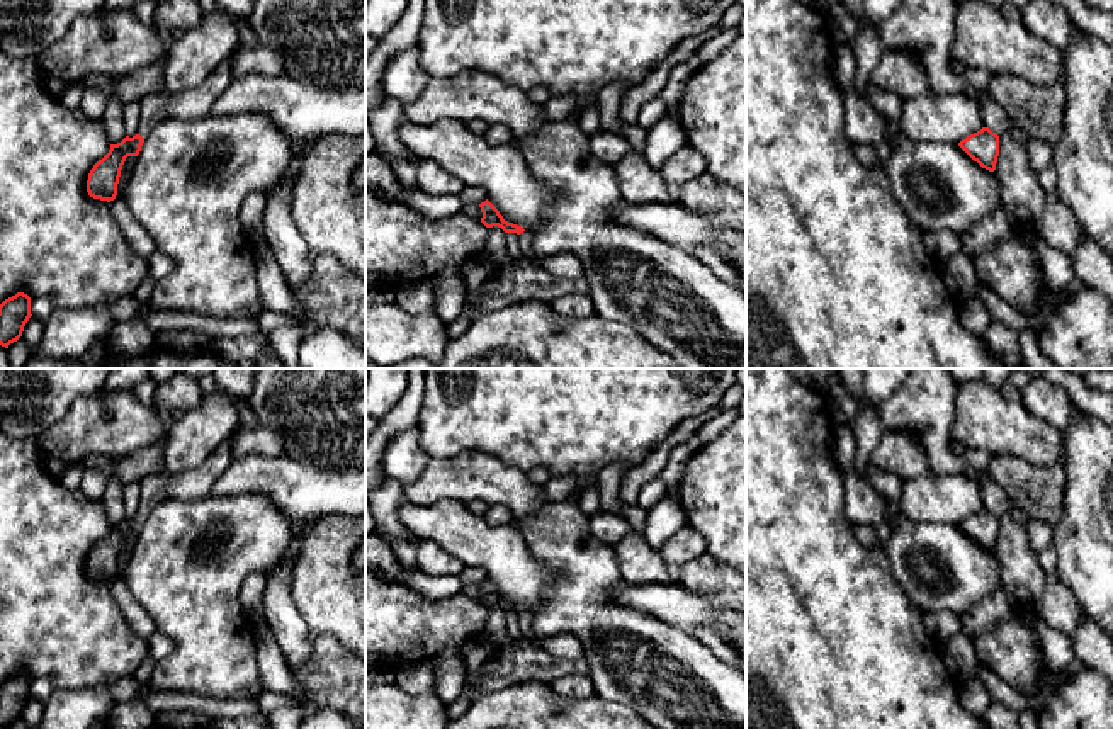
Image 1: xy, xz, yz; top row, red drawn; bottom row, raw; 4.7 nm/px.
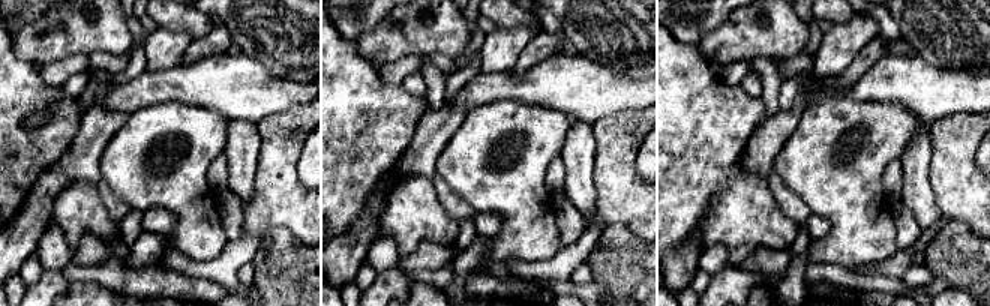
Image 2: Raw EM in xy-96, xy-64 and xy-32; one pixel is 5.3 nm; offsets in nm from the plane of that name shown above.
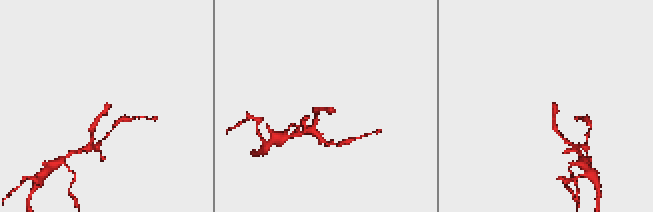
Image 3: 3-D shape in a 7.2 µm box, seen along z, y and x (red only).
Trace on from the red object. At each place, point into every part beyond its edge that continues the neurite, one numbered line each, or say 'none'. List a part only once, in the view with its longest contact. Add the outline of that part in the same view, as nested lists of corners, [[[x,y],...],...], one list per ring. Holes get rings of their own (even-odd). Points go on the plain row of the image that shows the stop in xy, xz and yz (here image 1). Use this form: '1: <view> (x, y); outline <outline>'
1: xy (191, 485); outline [[[231,438],[226,440],[216,452],[212,452],[201,466],[170,474],[167,471],[151,474],[141,481],[141,501],[138,515],[146,518],[150,510],[168,500],[202,500],[211,494],[216,479],[233,461]]]

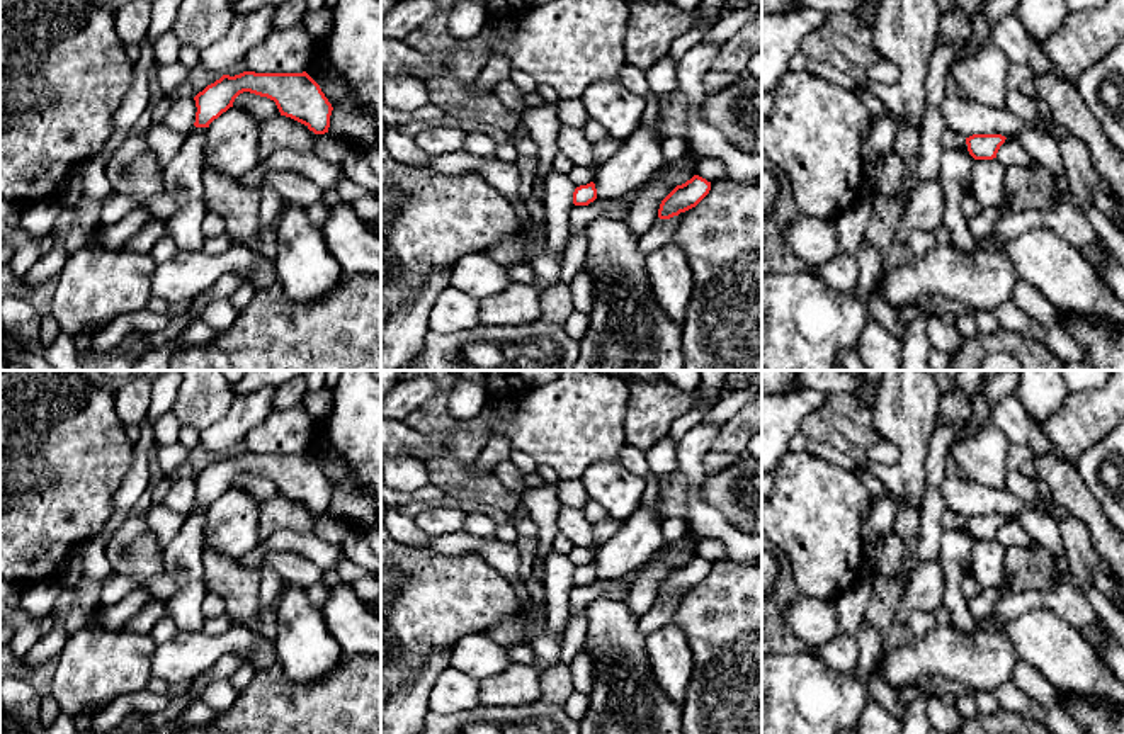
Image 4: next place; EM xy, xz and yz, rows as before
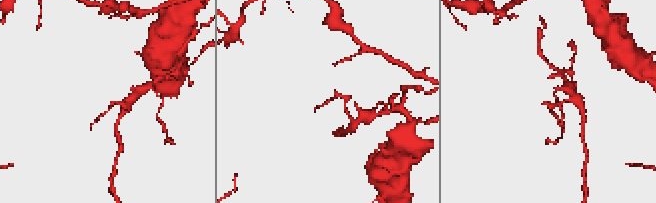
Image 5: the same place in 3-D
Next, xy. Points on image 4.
none

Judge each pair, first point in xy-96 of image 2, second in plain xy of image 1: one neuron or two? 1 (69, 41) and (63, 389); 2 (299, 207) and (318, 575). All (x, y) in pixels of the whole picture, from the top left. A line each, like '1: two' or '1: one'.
1: two
2: one

